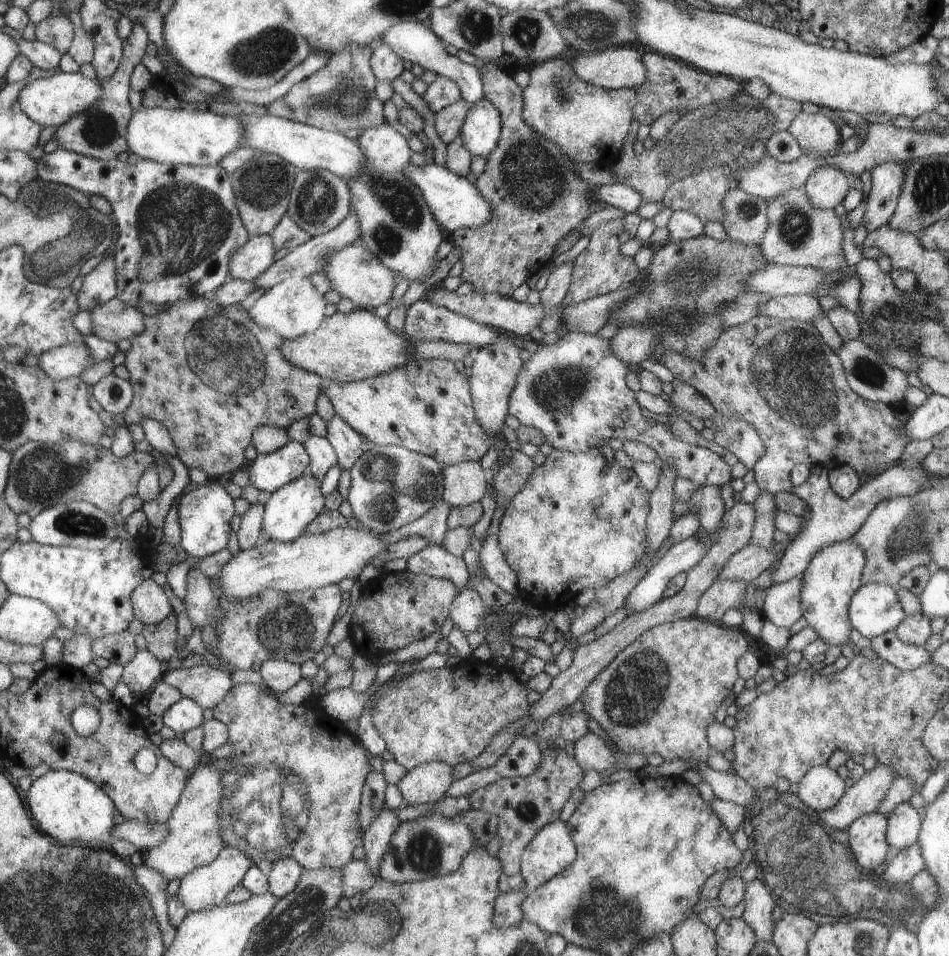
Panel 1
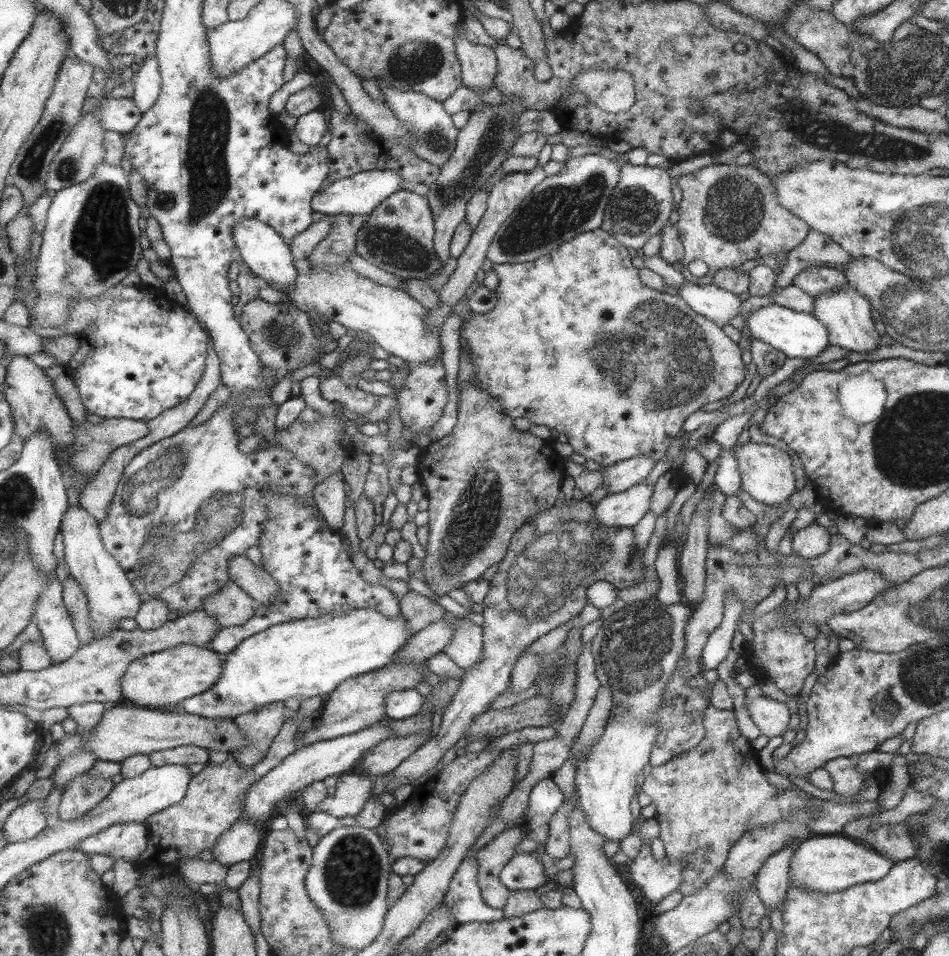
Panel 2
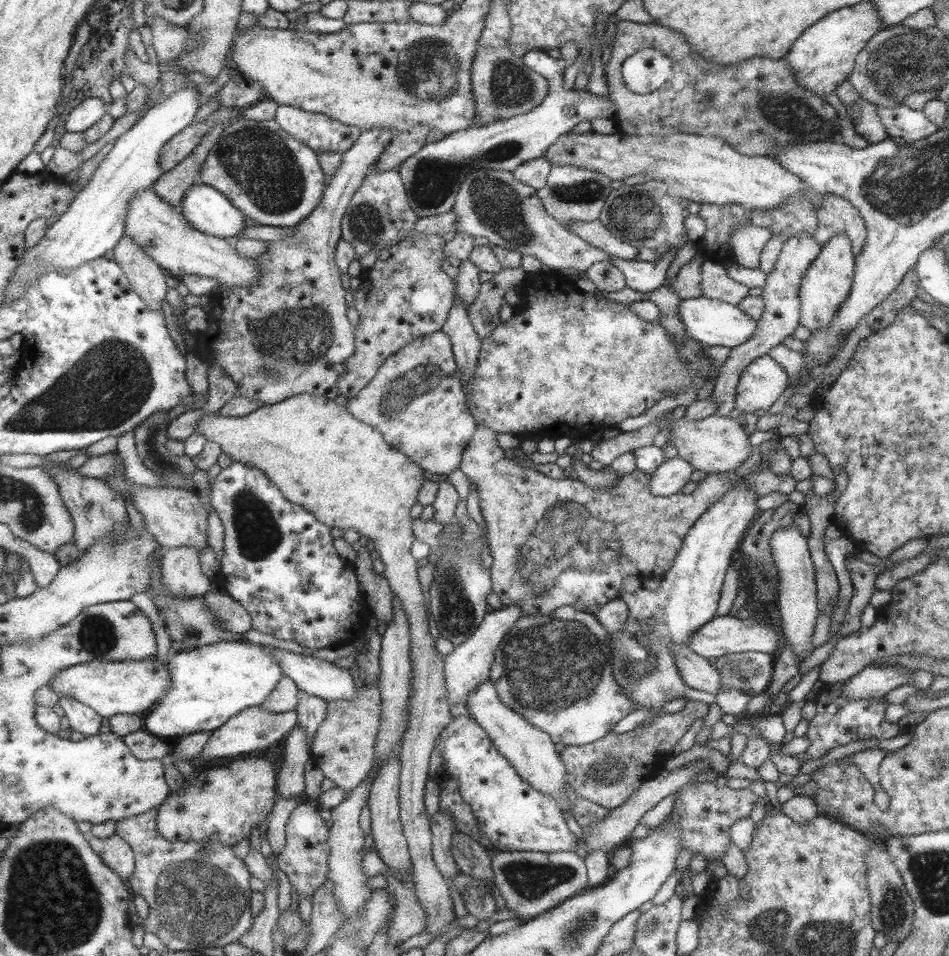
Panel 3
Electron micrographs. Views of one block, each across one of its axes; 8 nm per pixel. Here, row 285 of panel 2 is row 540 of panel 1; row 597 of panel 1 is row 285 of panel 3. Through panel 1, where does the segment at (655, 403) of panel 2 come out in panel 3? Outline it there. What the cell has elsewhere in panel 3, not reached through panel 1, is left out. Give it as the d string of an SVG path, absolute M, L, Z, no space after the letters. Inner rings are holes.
M542 273L537 277L524 280L521 284L520 306L515 307L514 316L507 321L500 322L494 329L480 340L480 356L477 357L477 367L473 371L473 377L467 385L464 394L467 399L468 410L475 419L476 425L488 427L493 433L511 434L518 437L531 437L533 435L546 435L553 439L557 437L569 437L571 440L588 439L596 431L605 432L606 429L617 427L622 420L643 415L659 399L672 396L683 390L701 390L709 378L717 378L718 367L713 367L713 358L709 358L709 350L701 346L695 339L685 336L681 343L667 337L665 329L657 321L645 321L629 309L628 303L615 303L611 299L601 297L599 293L583 292L577 289L573 282L568 281L567 276L559 273Z

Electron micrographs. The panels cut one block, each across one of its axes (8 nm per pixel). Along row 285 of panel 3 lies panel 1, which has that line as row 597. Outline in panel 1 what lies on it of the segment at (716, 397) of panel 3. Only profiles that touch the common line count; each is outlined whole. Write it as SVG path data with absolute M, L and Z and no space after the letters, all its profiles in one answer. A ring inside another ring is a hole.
M801 575L789 580L773 583L766 592L761 604L761 617L781 628L789 628L801 614L800 592Z

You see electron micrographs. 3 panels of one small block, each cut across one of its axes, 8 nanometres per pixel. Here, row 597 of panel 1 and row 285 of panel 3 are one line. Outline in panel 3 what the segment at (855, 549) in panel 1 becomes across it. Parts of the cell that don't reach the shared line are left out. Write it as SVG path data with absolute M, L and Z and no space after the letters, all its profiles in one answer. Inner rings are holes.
M835 234L829 238L823 246L820 246L817 258L809 264L805 274L800 280L798 292L800 311L799 326L807 328L810 332L815 332L823 326L829 326L831 318L839 310L845 298L848 298L851 286L851 276L853 276L853 254L851 254L851 243L845 234Z

